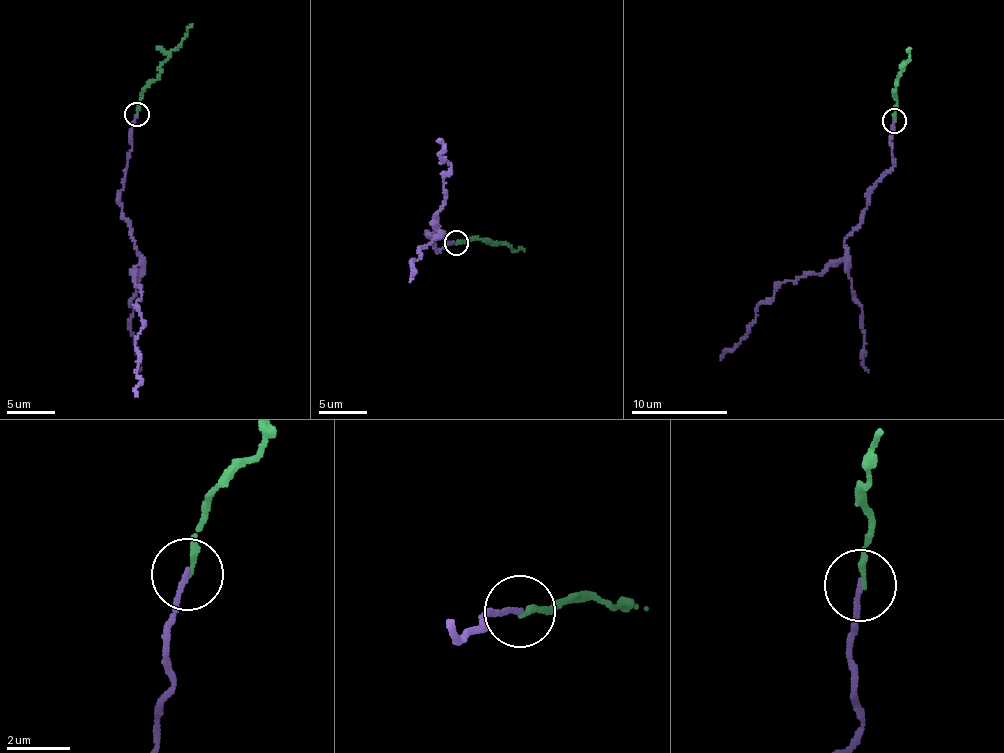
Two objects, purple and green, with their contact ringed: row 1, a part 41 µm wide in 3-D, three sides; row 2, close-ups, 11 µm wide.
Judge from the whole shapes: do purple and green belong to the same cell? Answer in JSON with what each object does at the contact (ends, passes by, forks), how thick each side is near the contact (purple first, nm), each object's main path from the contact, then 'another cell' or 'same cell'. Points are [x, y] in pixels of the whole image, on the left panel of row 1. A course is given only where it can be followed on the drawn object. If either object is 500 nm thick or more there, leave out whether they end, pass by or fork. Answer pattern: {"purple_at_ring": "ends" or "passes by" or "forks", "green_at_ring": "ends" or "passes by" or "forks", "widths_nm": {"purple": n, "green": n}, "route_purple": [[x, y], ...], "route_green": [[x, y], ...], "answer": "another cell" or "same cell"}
{"purple_at_ring": "ends", "green_at_ring": "ends", "widths_nm": {"purple": 160, "green": 180}, "route_purple": [[137, 115], [120, 205], [139, 260], [132, 279], [141, 295], [136, 301], [144, 325], [135, 350], [137, 396]], "route_green": [[137, 114], [140, 93], [154, 79], [163, 62], [187, 36], [193, 24]], "answer": "same cell"}

